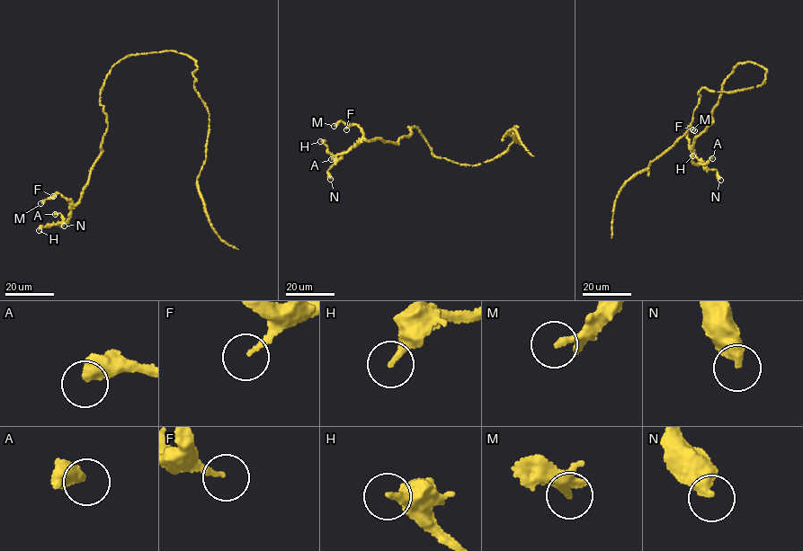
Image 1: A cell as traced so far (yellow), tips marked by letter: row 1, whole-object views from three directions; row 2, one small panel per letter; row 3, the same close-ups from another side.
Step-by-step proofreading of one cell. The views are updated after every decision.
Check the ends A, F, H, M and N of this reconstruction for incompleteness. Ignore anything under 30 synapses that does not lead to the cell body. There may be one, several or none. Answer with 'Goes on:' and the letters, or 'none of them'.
Goes on: none of them

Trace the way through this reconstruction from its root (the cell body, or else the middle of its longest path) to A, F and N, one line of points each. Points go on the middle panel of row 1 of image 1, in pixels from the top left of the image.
A: (466, 165), (433, 156), (414, 127), (408, 127), (410, 136), (397, 144), (363, 138), (340, 158), (331, 159)
F: (466, 165), (433, 156), (414, 127), (408, 127), (410, 136), (397, 144), (366, 139), (356, 124), (346, 129)
N: (466, 165), (433, 156), (409, 127), (397, 144), (363, 138), (340, 153), (330, 179)

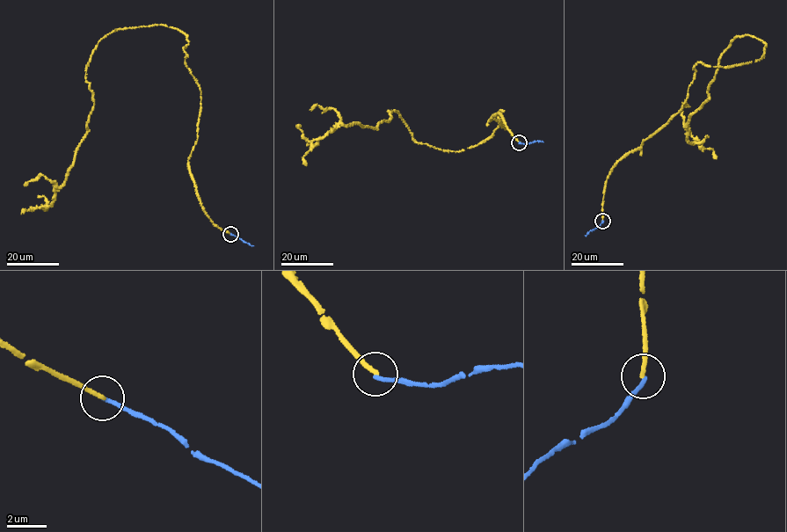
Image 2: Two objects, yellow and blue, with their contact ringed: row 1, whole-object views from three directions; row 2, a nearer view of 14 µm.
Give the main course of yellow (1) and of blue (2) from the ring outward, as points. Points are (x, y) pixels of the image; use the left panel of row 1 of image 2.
1: (230, 234), (188, 162), (200, 91), (187, 37), (164, 25), (98, 42), (87, 133), (47, 209)
2: (230, 234), (253, 245)

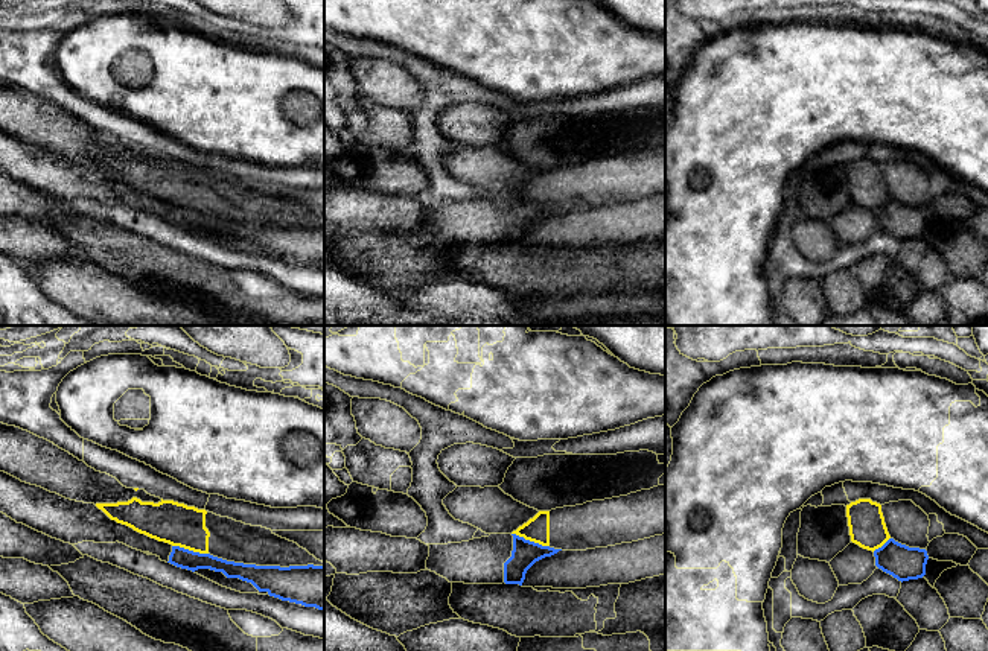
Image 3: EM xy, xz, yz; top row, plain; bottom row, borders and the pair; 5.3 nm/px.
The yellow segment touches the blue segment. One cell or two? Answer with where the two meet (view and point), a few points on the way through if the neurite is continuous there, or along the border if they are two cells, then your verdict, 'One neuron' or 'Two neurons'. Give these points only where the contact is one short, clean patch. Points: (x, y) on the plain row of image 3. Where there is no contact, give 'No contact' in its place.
Touches yellow at xz (530, 200). Boundary: xz (512, 192), (548, 206). Two neurons

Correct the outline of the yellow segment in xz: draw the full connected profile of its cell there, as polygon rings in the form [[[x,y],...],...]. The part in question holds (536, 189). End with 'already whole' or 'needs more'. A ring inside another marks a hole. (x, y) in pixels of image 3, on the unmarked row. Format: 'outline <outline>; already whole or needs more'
outline [[[665,144],[539,170],[512,193],[562,210],[586,210],[665,193]]]; needs more

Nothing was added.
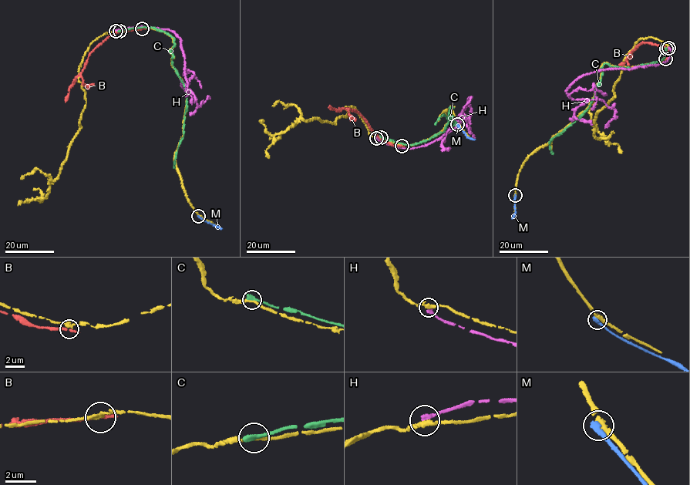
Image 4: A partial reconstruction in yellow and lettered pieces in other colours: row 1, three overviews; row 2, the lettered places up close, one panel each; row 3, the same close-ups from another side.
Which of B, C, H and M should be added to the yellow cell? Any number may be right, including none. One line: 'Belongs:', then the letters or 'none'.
Belongs: none

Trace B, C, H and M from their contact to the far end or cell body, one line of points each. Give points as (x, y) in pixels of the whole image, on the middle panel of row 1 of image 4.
B: (402, 146), (382, 140), (360, 113), (350, 110), (333, 109), (330, 105)
C: (381, 137), (409, 145), (429, 139), (444, 130), (452, 107), (448, 114), (455, 124), (444, 115), (435, 124)
H: (376, 138), (411, 149), (425, 146), (451, 130), (471, 98), (459, 121), (447, 131), (442, 146), (448, 149)
M: (457, 124), (467, 136), (475, 139)

